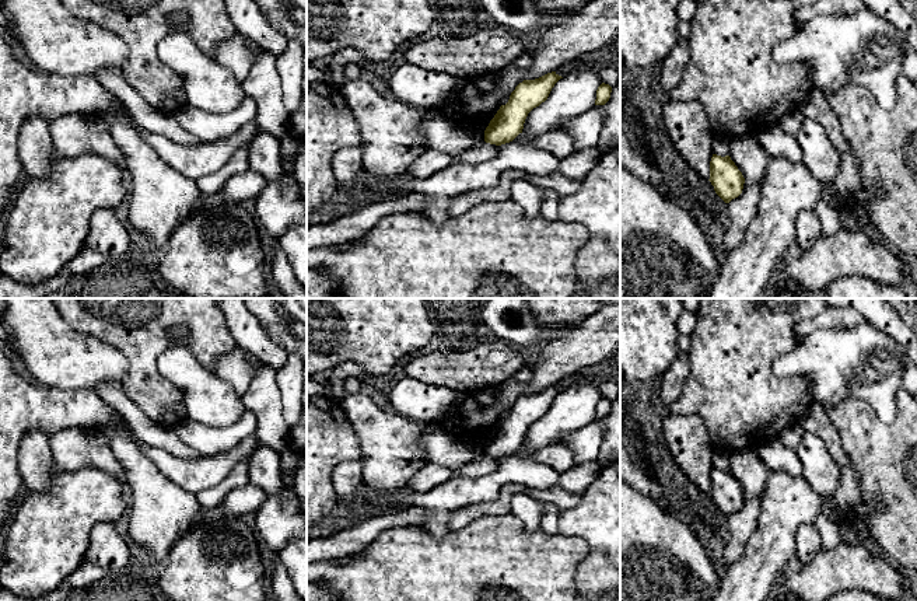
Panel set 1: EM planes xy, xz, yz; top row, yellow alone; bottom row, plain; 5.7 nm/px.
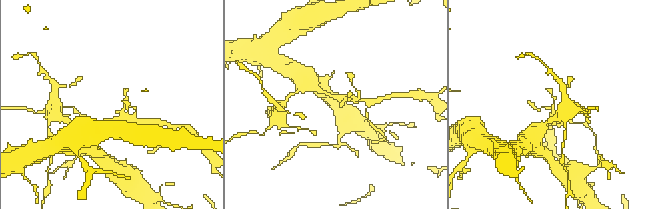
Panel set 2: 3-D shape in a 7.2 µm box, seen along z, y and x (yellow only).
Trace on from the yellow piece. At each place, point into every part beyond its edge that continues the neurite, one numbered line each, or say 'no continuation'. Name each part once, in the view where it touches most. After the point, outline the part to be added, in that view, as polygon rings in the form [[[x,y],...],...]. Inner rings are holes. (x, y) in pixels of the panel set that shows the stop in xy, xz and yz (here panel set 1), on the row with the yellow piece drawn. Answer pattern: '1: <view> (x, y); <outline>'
no continuation

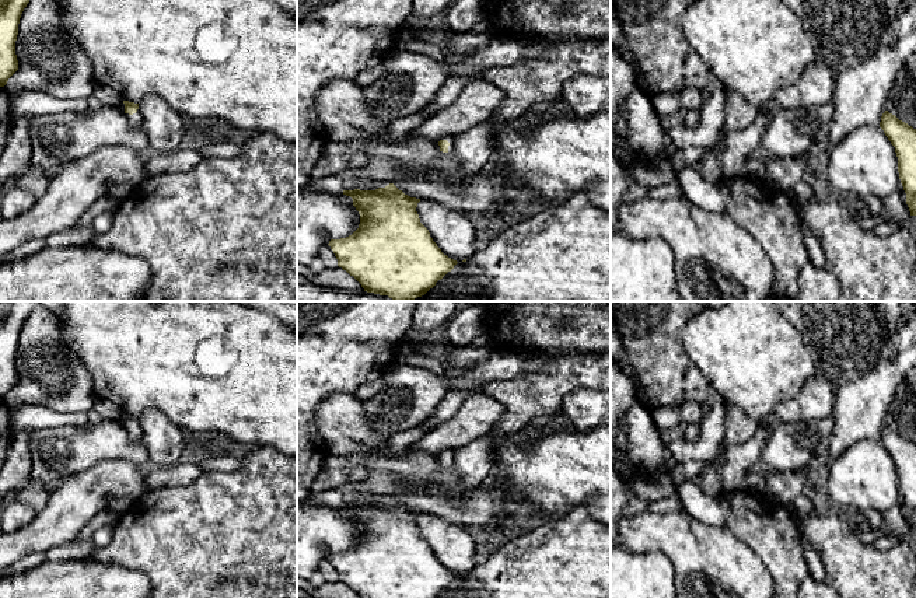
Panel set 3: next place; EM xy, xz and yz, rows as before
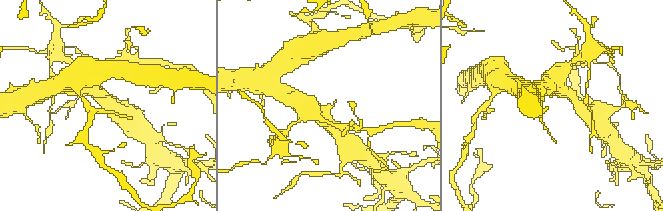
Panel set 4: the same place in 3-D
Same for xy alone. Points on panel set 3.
1: xy (136, 119); [[[137,109],[137,112],[133,115],[126,113],[126,118],[130,127],[140,127],[143,125],[143,116],[140,113],[140,109]]]

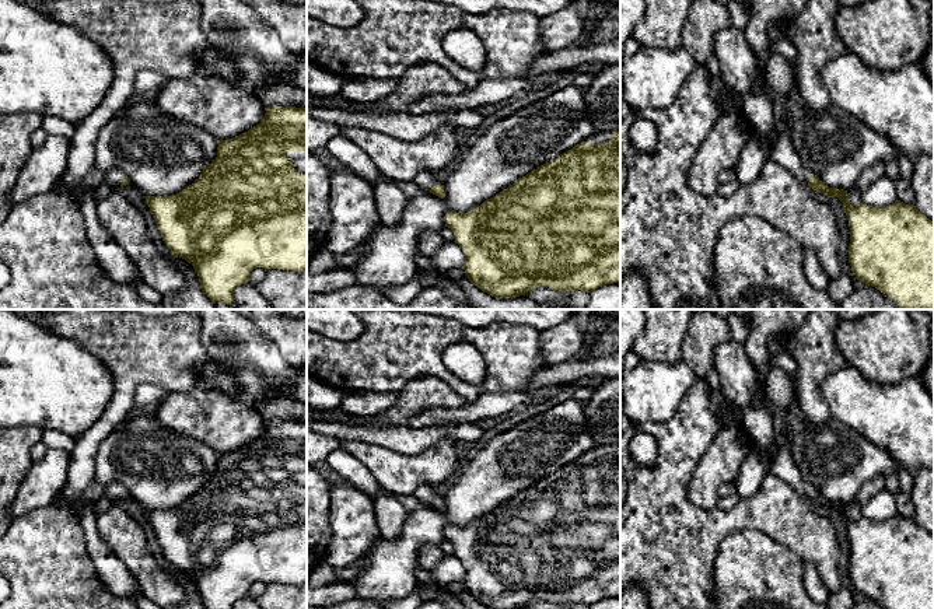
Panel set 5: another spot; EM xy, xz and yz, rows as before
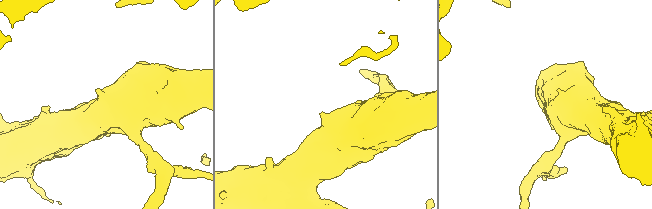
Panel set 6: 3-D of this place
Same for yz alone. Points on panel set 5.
1: yz (782, 151); [[[798,88],[784,95],[786,127],[780,137],[769,144],[769,160],[784,167],[800,182],[809,182],[812,172],[804,168],[791,139],[794,125],[802,118],[807,108],[802,102]]]

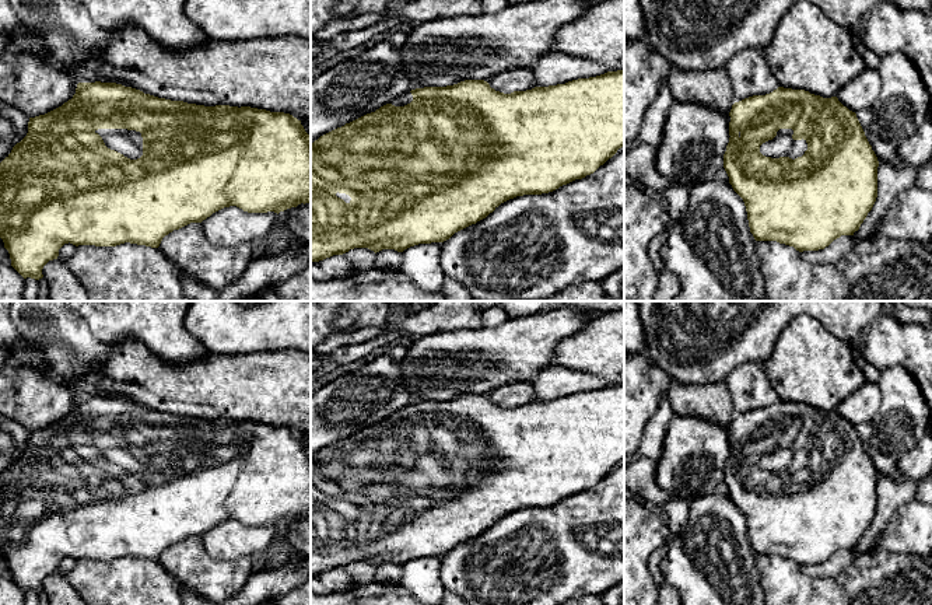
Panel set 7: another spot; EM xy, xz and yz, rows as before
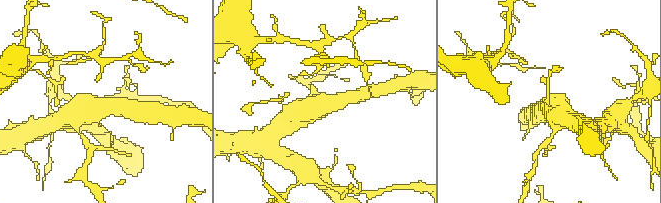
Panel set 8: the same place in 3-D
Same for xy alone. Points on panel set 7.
1: xy (129, 143); [[[98,129],[95,133],[102,137],[108,148],[130,160],[137,160],[143,155],[143,137],[140,132],[127,129]]]

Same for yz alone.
1: yz (782, 144); [[[779,129],[772,140],[760,146],[760,153],[765,157],[779,158],[789,157],[792,160],[802,157],[807,150],[806,140],[793,140],[792,129]]]

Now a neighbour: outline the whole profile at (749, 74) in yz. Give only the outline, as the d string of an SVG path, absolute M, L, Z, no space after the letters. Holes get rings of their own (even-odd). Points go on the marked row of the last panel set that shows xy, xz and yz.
M747 48L726 63L726 74L732 84L733 104L753 95L765 95L779 87L767 66L765 50Z

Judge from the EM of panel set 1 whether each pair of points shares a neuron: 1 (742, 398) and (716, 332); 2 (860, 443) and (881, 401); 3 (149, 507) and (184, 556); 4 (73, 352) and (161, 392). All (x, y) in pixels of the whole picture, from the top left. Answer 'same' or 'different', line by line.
1: same
2: different
3: different
4: different

